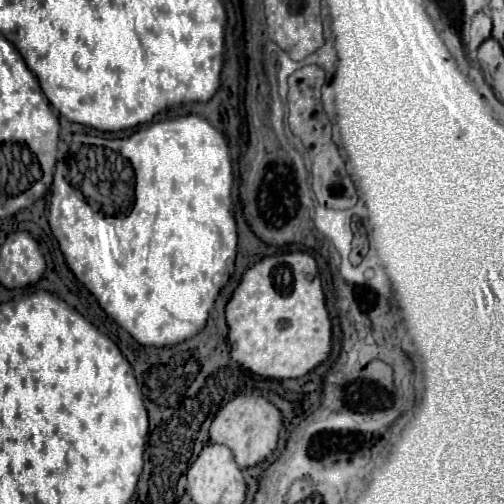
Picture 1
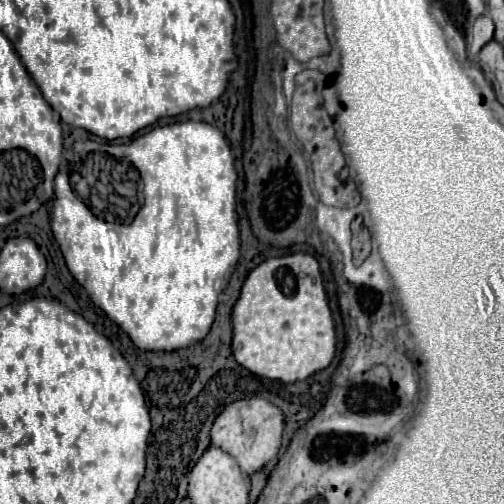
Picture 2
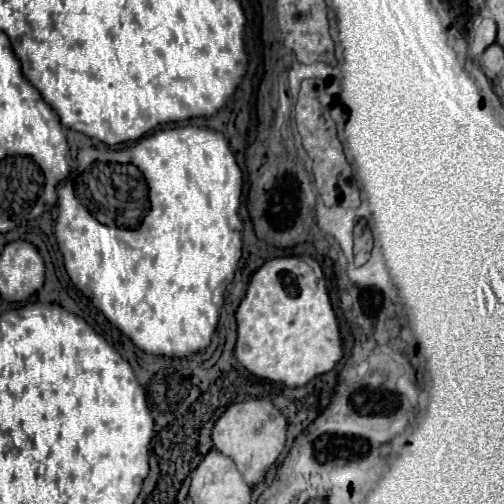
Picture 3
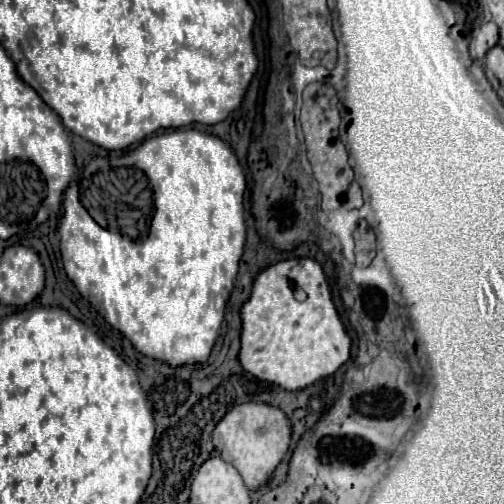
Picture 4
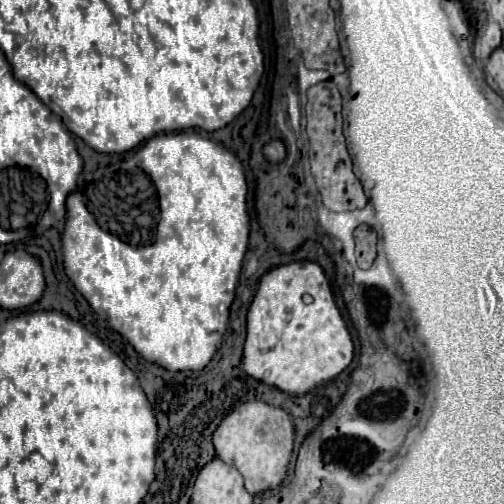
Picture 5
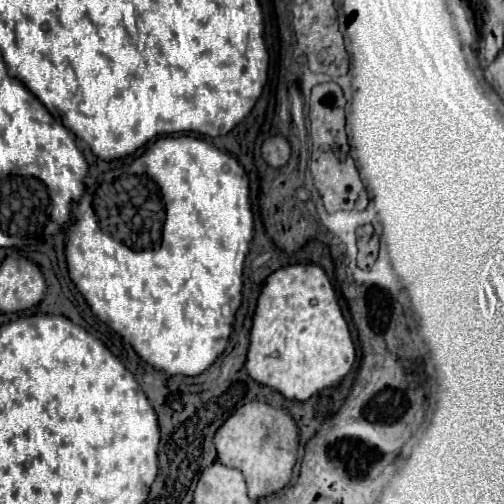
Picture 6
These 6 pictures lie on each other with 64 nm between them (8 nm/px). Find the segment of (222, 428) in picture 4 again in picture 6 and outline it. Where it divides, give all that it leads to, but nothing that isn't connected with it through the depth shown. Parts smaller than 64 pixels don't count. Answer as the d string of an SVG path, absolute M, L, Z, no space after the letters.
M248 402L240 406L226 422L218 428L214 436L214 446L218 450L218 460L236 468L244 474L248 496L252 500L264 498L272 492L284 488L292 476L298 450L298 428L282 408L272 408L266 402Z

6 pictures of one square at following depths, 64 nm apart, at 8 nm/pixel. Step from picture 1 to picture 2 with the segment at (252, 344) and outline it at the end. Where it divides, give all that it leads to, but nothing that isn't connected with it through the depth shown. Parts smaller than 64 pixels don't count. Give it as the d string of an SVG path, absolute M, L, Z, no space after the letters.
M288 254L268 258L258 264L244 280L240 296L232 306L232 354L236 362L250 372L282 382L300 382L318 370L324 370L336 352L336 332L328 300L322 286L318 262L310 254Z

